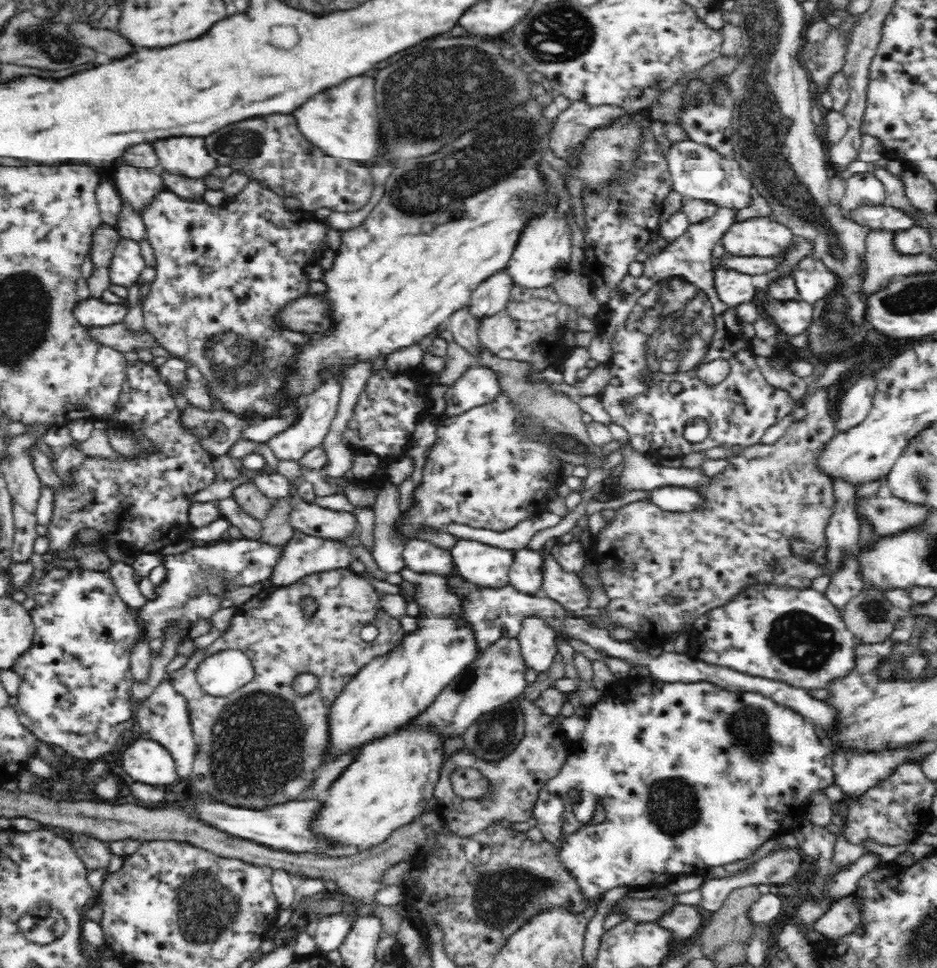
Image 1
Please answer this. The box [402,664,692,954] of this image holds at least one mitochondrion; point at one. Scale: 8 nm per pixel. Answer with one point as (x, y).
(502, 896)

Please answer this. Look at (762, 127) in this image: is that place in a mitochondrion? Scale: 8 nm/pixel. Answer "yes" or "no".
yes

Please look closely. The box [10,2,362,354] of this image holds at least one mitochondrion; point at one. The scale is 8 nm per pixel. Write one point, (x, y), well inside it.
(52, 42)

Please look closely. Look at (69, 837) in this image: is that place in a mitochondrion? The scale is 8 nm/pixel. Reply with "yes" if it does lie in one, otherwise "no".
no

